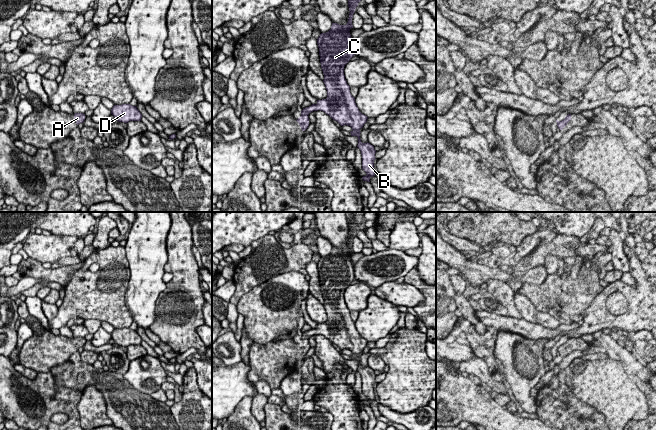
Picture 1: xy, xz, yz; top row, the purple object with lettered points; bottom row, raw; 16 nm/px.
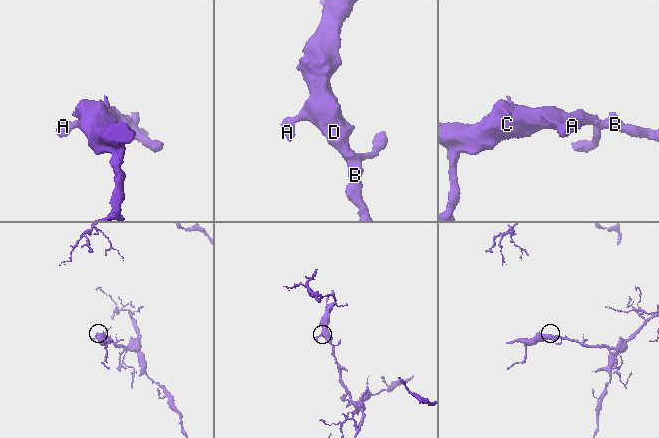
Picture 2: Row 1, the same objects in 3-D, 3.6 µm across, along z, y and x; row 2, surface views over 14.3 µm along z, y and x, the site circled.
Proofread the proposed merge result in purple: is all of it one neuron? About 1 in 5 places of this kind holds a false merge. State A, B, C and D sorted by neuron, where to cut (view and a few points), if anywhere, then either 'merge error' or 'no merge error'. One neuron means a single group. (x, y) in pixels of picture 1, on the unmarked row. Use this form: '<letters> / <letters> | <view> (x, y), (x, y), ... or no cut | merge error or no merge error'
A B C D | no cut | no merge error

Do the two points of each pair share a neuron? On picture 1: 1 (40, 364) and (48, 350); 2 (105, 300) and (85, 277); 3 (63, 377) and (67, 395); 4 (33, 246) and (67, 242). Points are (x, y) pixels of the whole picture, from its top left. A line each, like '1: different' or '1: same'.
1: same
2: same
3: different
4: same

